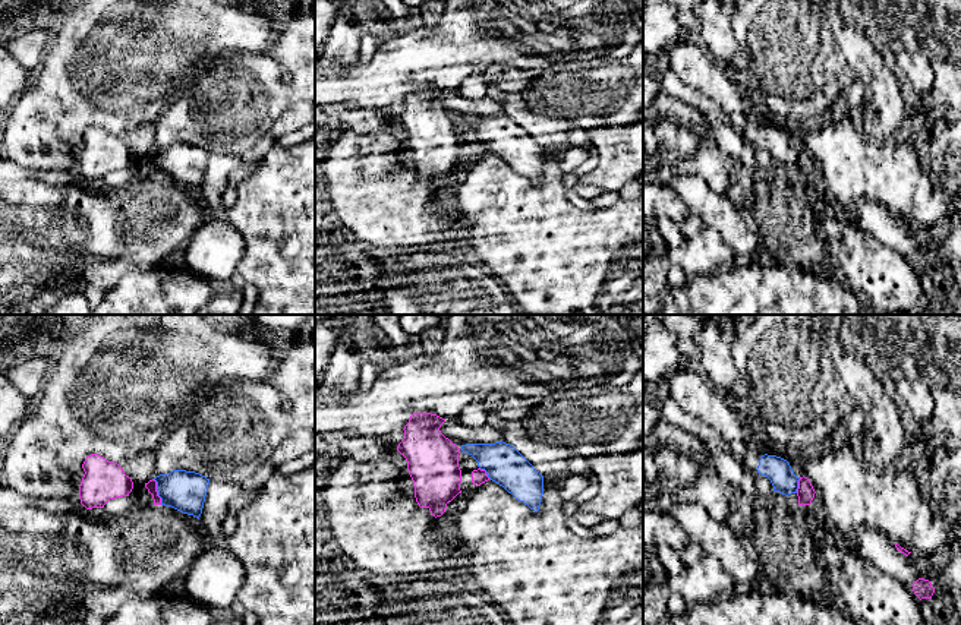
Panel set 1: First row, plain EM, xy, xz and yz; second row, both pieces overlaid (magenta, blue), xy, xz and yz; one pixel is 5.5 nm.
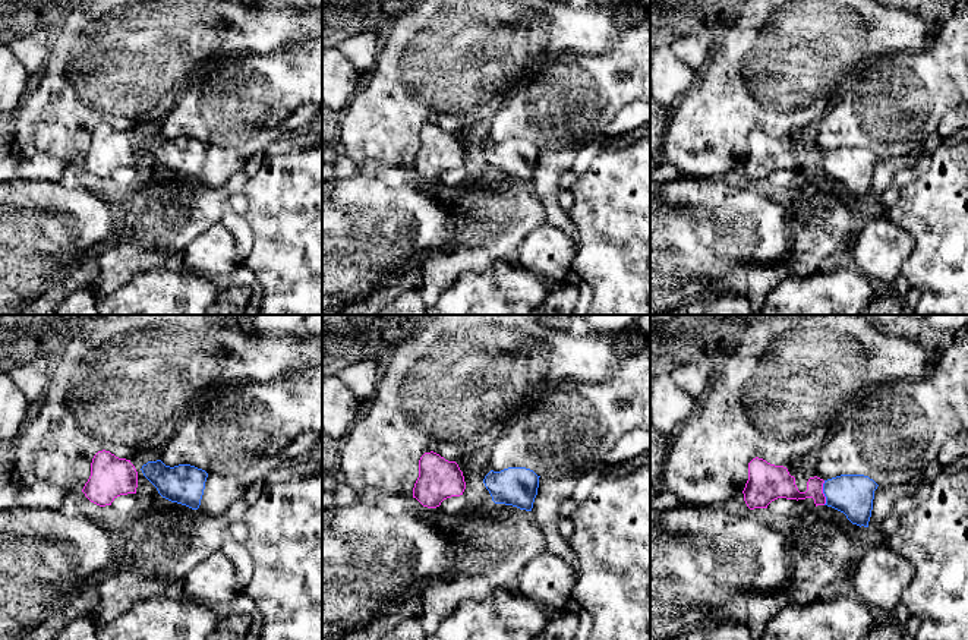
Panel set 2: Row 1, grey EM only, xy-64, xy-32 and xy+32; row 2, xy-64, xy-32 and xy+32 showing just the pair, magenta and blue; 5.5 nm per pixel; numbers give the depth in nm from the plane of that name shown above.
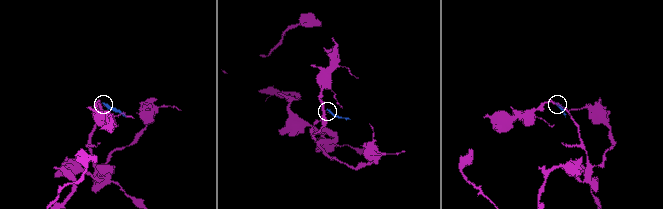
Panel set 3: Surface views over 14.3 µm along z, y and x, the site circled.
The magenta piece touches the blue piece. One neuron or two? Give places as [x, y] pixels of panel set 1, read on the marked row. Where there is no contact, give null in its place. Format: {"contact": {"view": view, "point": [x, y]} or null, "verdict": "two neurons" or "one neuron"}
{"contact": {"view": "xy", "point": [157, 492]}, "verdict": "two neurons"}

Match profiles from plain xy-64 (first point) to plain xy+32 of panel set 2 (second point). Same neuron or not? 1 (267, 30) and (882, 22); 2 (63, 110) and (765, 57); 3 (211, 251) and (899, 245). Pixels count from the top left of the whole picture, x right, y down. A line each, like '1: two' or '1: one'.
1: one
2: one
3: one

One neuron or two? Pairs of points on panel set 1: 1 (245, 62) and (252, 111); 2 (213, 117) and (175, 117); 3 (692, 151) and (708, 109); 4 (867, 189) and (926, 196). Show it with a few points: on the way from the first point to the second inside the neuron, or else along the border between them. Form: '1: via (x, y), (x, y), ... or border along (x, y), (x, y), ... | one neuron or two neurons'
1: via (245, 73), (245, 100) | one neuron
2: via (204, 117), (183, 117) | one neuron
3: via (702, 141), (708, 135), (708, 119) | one neuron
4: via (882, 189), (908, 189), (911, 192) | one neuron

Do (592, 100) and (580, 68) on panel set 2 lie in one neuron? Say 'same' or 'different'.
same

